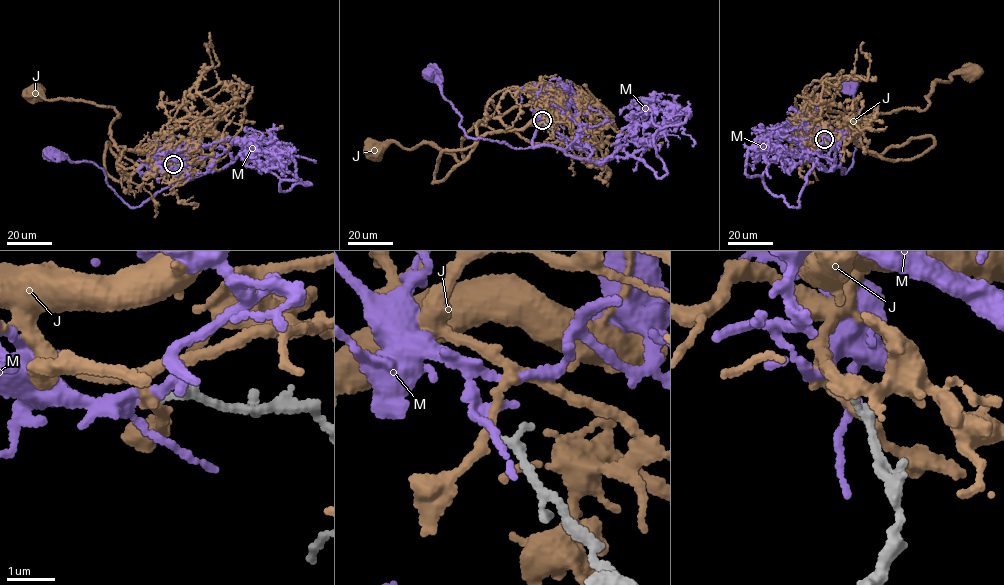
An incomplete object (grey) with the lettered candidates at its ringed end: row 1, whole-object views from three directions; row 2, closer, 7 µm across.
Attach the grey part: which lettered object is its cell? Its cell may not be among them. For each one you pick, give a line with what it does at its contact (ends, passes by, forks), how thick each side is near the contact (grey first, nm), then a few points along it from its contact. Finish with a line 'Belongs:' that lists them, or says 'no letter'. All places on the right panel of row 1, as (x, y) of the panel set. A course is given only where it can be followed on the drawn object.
M: It passes by. Thickness 170 nm (grey) against 180 nm. Its course: (824, 139), (822, 131), (836, 139), (840, 165), (845, 168), (841, 172), (846, 171), (860, 117), (852, 84)
Belongs: M

